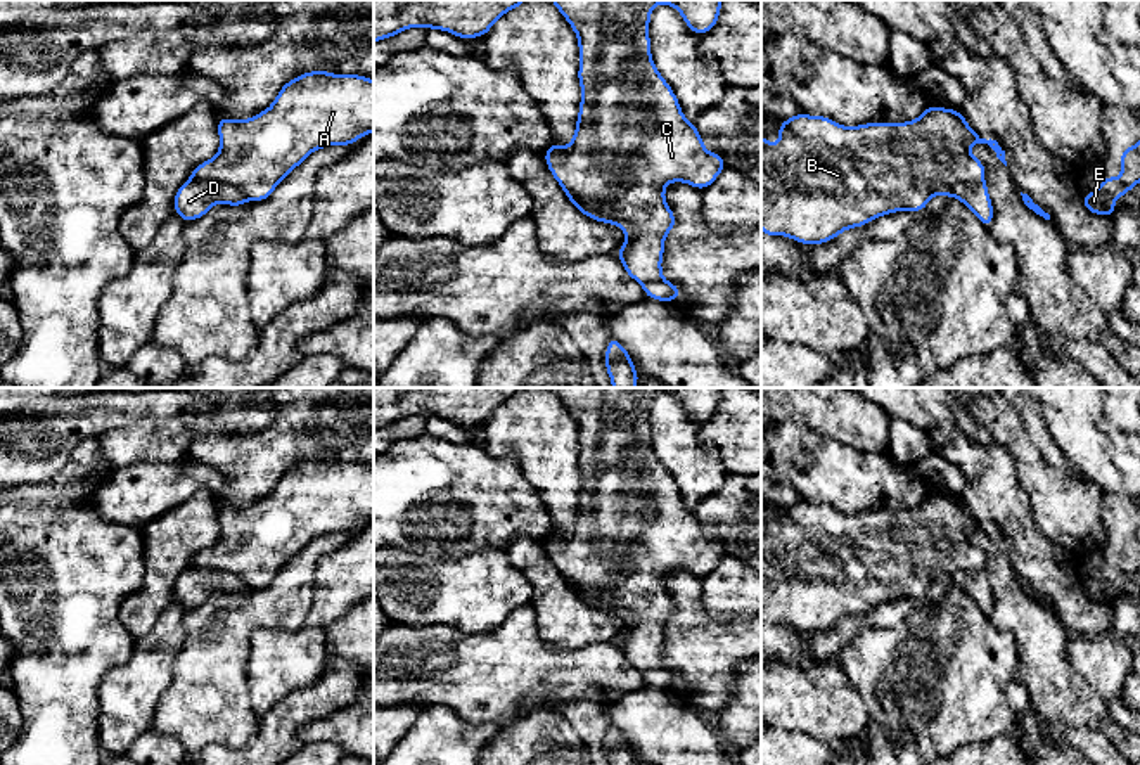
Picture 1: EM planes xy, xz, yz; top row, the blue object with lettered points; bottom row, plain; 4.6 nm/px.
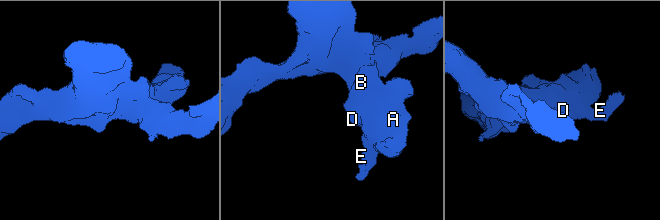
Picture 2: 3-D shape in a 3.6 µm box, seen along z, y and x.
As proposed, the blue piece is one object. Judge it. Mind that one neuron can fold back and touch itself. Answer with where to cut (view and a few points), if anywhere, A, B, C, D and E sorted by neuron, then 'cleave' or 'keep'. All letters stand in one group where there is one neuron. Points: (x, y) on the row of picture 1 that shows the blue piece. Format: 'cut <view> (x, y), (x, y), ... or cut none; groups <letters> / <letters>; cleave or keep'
cut xz (566, 192), (576, 198), (608, 198), (608, 217), (613, 222); groups A B C / D E; cleave

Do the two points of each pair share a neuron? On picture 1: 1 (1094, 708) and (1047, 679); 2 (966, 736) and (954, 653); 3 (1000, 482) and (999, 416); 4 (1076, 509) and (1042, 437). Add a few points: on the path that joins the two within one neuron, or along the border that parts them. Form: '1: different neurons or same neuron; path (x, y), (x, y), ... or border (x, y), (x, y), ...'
1: same neuron; path (1082, 708), (1059, 691)
2: same neuron; path (966, 715), (966, 693), (954, 681), (954, 674)
3: different neurons; border (992, 442), (1007, 450), (1018, 480)
4: different neurons; border (1030, 435), (1037, 450), (1049, 462), (1082, 480)

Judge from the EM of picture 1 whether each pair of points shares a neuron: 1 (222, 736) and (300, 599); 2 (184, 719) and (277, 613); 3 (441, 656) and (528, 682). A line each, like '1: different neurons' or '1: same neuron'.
1: same neuron
2: same neuron
3: same neuron

